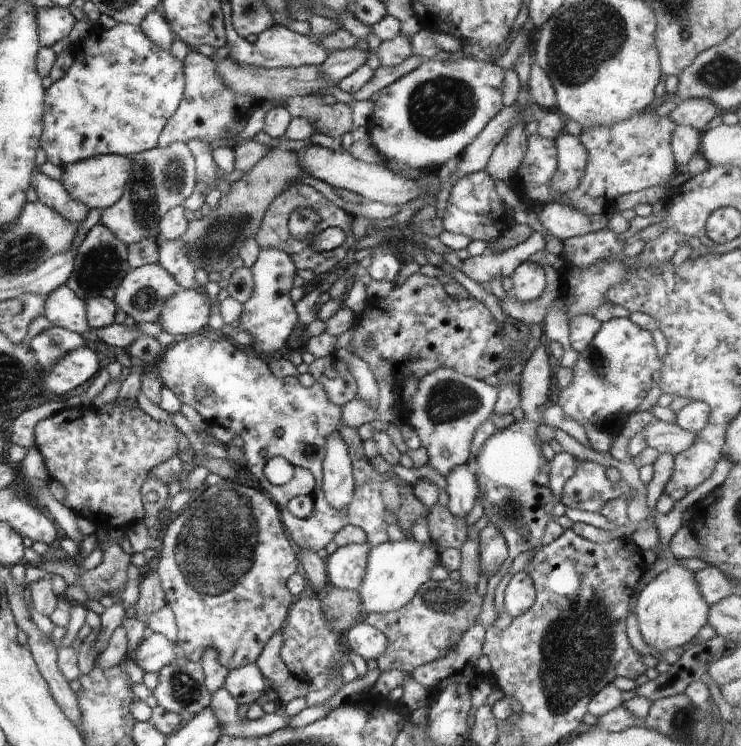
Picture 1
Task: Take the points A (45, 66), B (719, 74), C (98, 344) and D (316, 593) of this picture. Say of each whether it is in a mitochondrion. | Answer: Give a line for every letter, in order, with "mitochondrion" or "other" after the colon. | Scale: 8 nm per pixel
A: other
B: mitochondrion
C: other
D: other

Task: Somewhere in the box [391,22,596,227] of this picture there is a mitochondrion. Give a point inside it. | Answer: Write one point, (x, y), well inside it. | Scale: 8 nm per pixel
(438, 108)

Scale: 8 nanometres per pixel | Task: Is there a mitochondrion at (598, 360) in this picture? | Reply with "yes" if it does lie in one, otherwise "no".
yes

